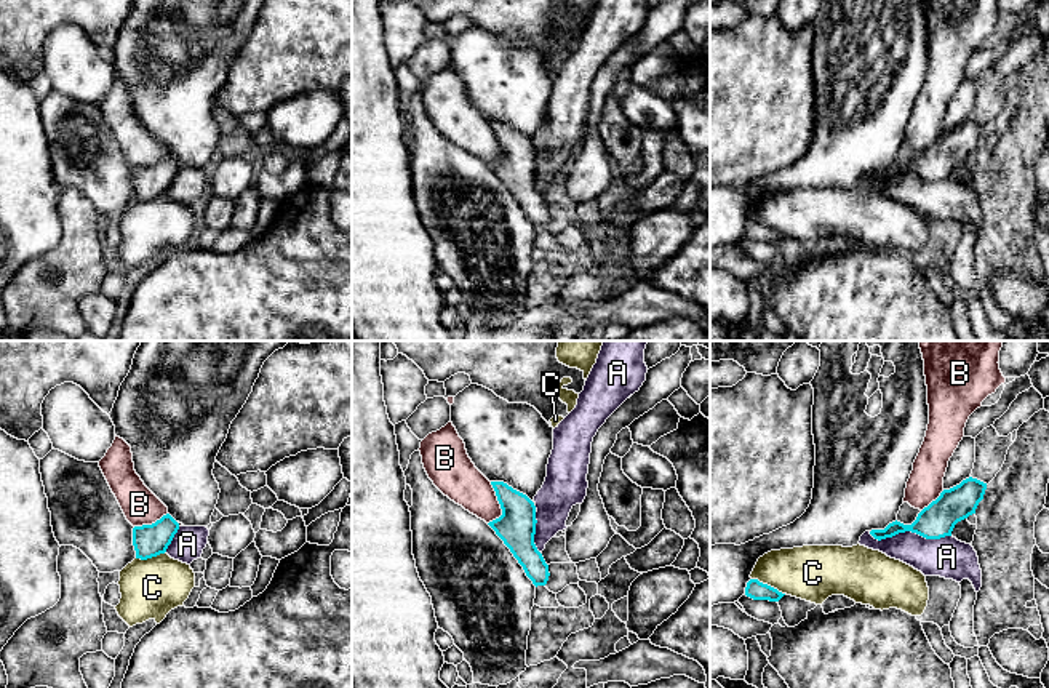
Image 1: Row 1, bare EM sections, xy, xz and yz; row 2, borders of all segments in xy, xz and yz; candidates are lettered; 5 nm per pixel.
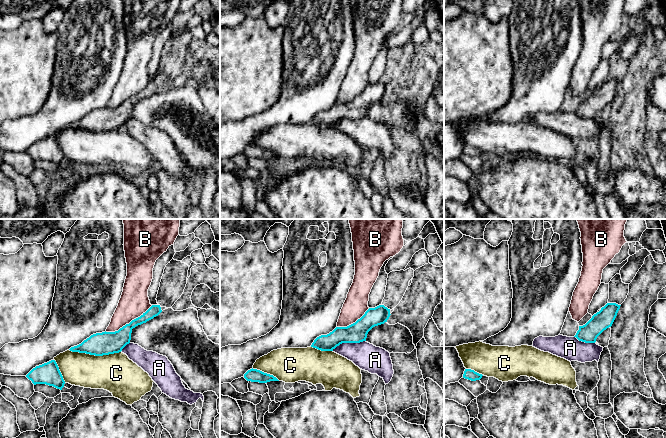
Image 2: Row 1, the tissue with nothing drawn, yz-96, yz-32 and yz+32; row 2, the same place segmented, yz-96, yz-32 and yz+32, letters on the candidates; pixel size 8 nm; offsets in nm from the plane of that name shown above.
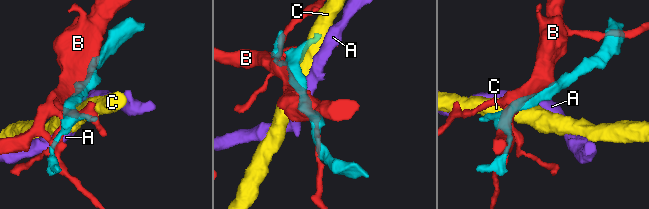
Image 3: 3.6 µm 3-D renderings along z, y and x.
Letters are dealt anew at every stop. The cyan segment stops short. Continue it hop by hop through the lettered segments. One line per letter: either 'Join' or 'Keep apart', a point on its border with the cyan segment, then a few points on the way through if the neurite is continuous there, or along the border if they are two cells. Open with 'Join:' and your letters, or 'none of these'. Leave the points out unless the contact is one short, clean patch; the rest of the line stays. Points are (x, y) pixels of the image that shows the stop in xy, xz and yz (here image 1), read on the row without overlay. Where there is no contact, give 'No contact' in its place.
Join: none of these
A: Keep apart. Touches cyan at yz (910, 172)
B: Keep apart. Touches cyan at xz (499, 144)
C: Keep apart. Touches cyan at yz (766, 226)

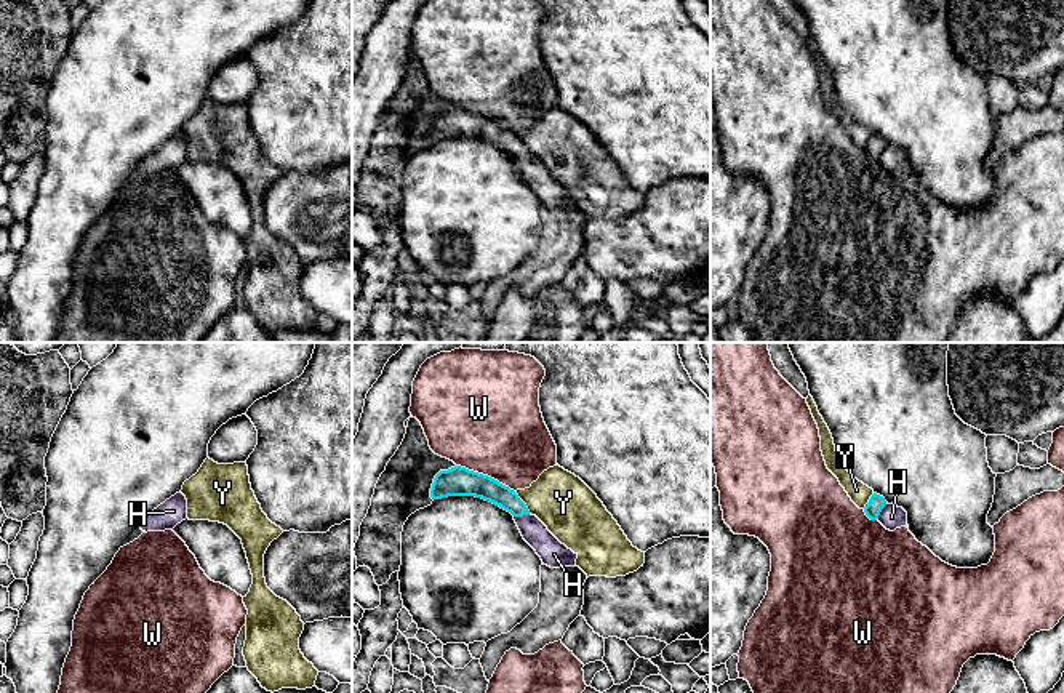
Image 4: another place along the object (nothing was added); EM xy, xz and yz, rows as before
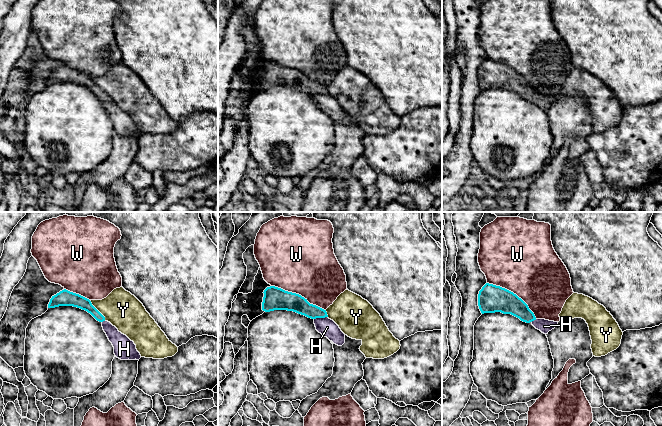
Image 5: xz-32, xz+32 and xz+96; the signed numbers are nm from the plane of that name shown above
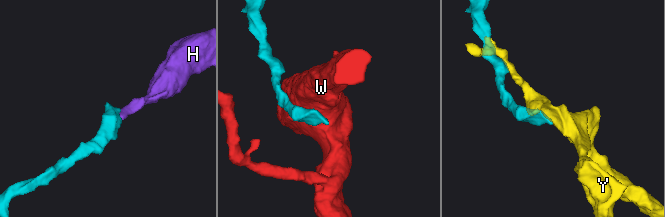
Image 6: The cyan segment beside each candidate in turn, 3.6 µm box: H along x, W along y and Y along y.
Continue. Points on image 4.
Join: H
H: Join. Touches cyan at yz (880, 152). Path across: yz (872, 151), (880, 152), (892, 159)
W: Keep apart. Touches cyan at xz (485, 117)
Y: Keep apart. Touches cyan at xz (524, 144). Boundary: xz (514, 133), (530, 154)

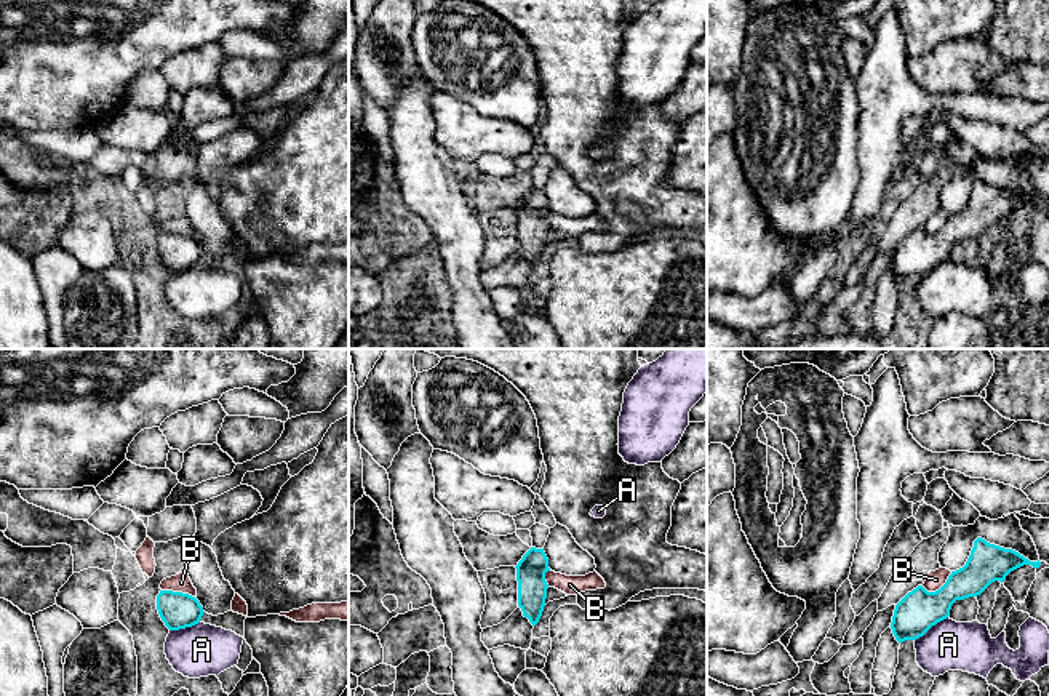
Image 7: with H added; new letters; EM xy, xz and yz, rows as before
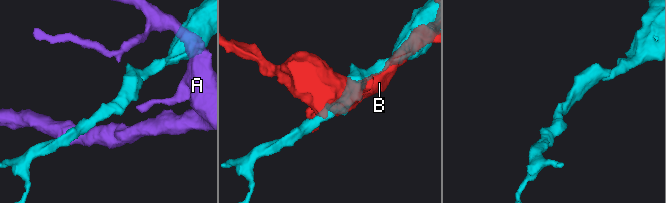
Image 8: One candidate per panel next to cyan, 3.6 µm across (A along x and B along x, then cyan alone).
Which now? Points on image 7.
Join: none of these
A: Keep apart. Touches cyan at yz (931, 268). Boundary: yz (947, 258), (915, 282)
B: Keep apart. Touches cyan at xy (179, 234). Boundary: xy (162, 231), (186, 234), (195, 240)

